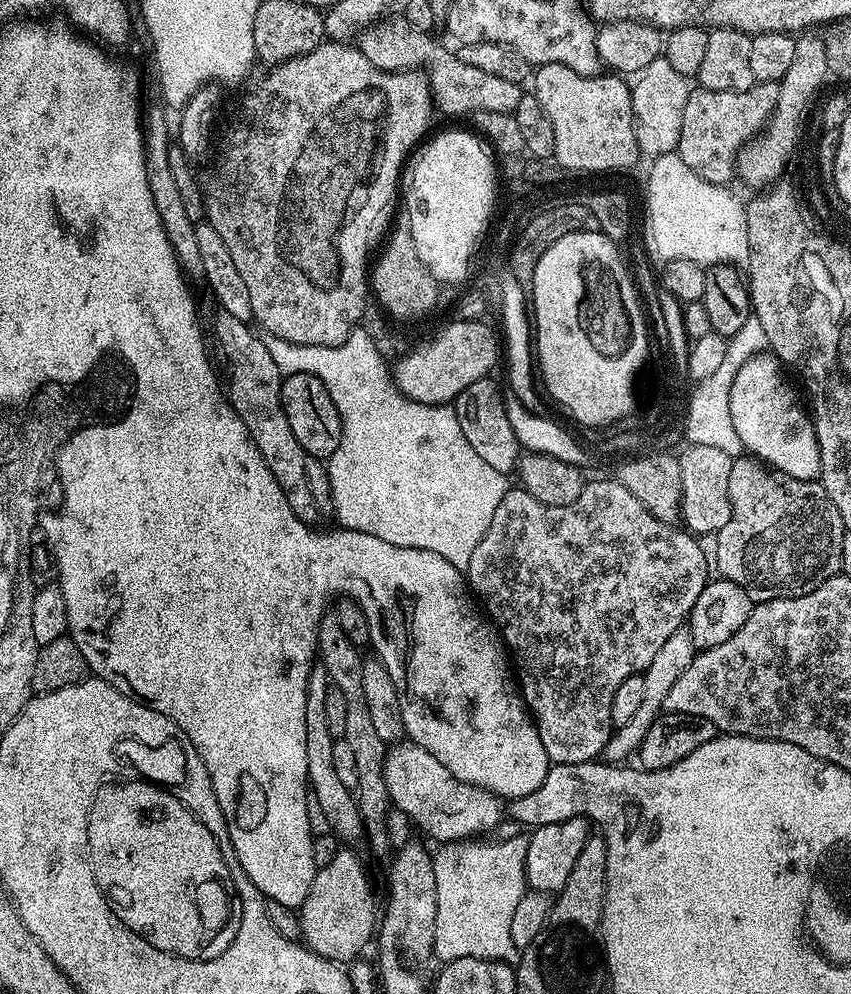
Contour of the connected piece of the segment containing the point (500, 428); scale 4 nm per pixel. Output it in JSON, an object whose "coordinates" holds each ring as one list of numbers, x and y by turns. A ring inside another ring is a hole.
{"coordinates":[[485,378,478,382,470,382,462,394,458,394,454,401,458,426,462,426,462,434,466,434,466,442,474,446,478,458,486,462,489,466,494,466,494,470,508,474,512,468,517,467,522,455,522,447,515,437,514,429,510,426,507,417,506,406,504,405,505,393,500,393,498,385,492,378]]}

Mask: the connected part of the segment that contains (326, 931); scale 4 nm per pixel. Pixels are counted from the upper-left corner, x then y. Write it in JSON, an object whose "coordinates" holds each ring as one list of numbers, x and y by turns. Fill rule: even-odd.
{"coordinates":[[341,847,327,866,317,868,314,882,300,904,298,915,303,943,327,960,355,961,371,940,373,943,378,928,378,904,376,908,372,901,372,884,368,881,363,862,350,849]]}

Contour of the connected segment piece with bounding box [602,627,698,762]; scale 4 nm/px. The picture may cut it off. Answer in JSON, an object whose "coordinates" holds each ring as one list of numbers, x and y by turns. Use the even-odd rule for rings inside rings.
{"coordinates":[[687,627,674,630,674,634,670,634,670,638,666,638,666,642,658,650,658,654,654,654,654,662,650,662,650,666,642,675,646,682,642,697,642,706,638,706,638,711,634,713,634,718,630,718,630,722,626,722,626,726,616,728,612,733,612,737,606,742,602,753,603,759,608,762,624,762,628,755,635,753,640,747,642,738,646,738,646,730,650,730,650,726,655,722,657,716,661,715,664,703,666,702,666,694,670,694,670,690,674,687,674,682,678,682,678,678,682,675,682,670,686,670,686,666,690,666,690,662,695,658,698,649,692,641,691,631]]}

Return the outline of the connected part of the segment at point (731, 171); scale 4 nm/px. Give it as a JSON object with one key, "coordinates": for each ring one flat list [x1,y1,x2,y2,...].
{"coordinates":[[757,82,749,92,719,92,718,90,706,90,697,87,689,91,686,98,686,110,682,110,682,134,676,147,680,153,682,162,694,170,706,182,727,185,728,179,736,176,736,153,752,139,764,131,767,123,772,118,772,111,776,109,776,99,780,93,780,86,777,82]]}

